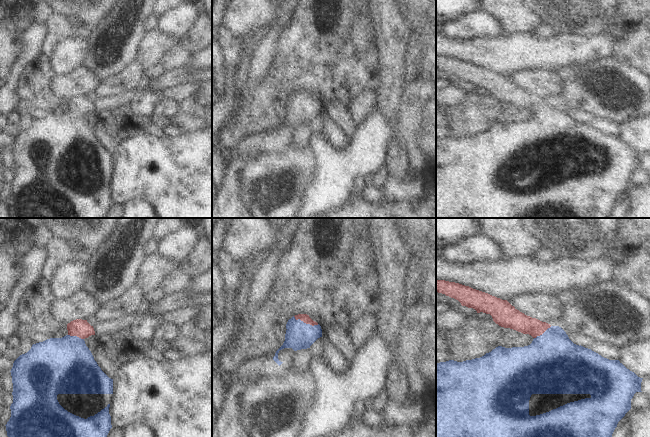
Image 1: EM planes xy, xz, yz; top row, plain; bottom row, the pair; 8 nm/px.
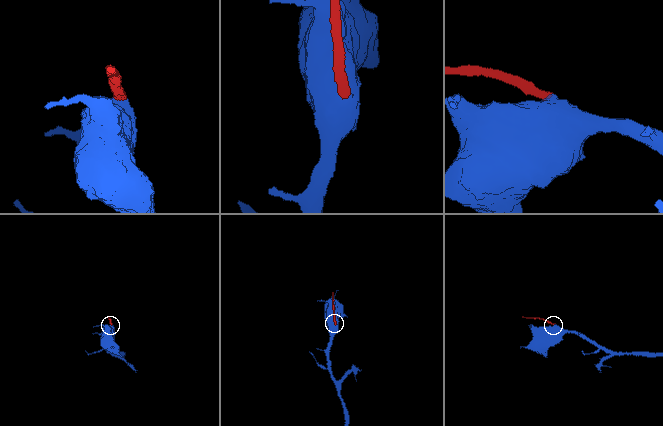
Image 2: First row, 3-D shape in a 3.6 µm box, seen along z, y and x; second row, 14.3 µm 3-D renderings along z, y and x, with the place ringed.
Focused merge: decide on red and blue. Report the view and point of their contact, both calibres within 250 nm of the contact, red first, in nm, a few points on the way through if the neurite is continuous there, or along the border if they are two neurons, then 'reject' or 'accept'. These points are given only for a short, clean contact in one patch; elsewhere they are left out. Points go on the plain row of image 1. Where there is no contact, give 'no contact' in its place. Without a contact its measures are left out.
xz (306, 99) | 70/220 nm | across xz (305, 94), (306, 99), (301, 104), (299, 111) | accept

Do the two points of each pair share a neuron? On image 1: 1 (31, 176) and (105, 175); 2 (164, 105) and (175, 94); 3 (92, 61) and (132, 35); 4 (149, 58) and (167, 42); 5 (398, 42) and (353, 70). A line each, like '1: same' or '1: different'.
1: same
2: different
3: same
4: same
5: different

